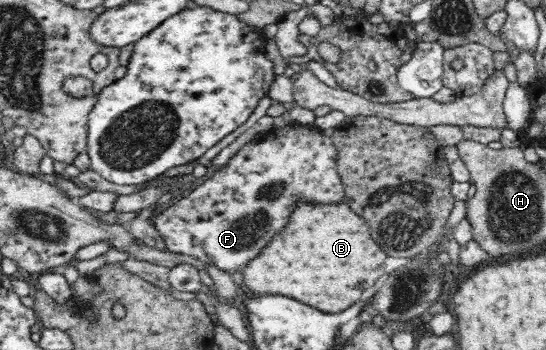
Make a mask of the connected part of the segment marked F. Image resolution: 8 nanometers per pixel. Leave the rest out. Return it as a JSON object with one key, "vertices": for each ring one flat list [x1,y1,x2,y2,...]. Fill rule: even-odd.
{"vertices":[[288,122,281,128,269,131,259,142,246,144,233,155,226,167,196,187,188,196,177,201,154,218,155,229,170,252,196,257,229,273,242,272,260,251,289,223,289,215,296,201,310,203,338,203,345,200,342,180,336,171,336,148,328,133,314,125]]}

